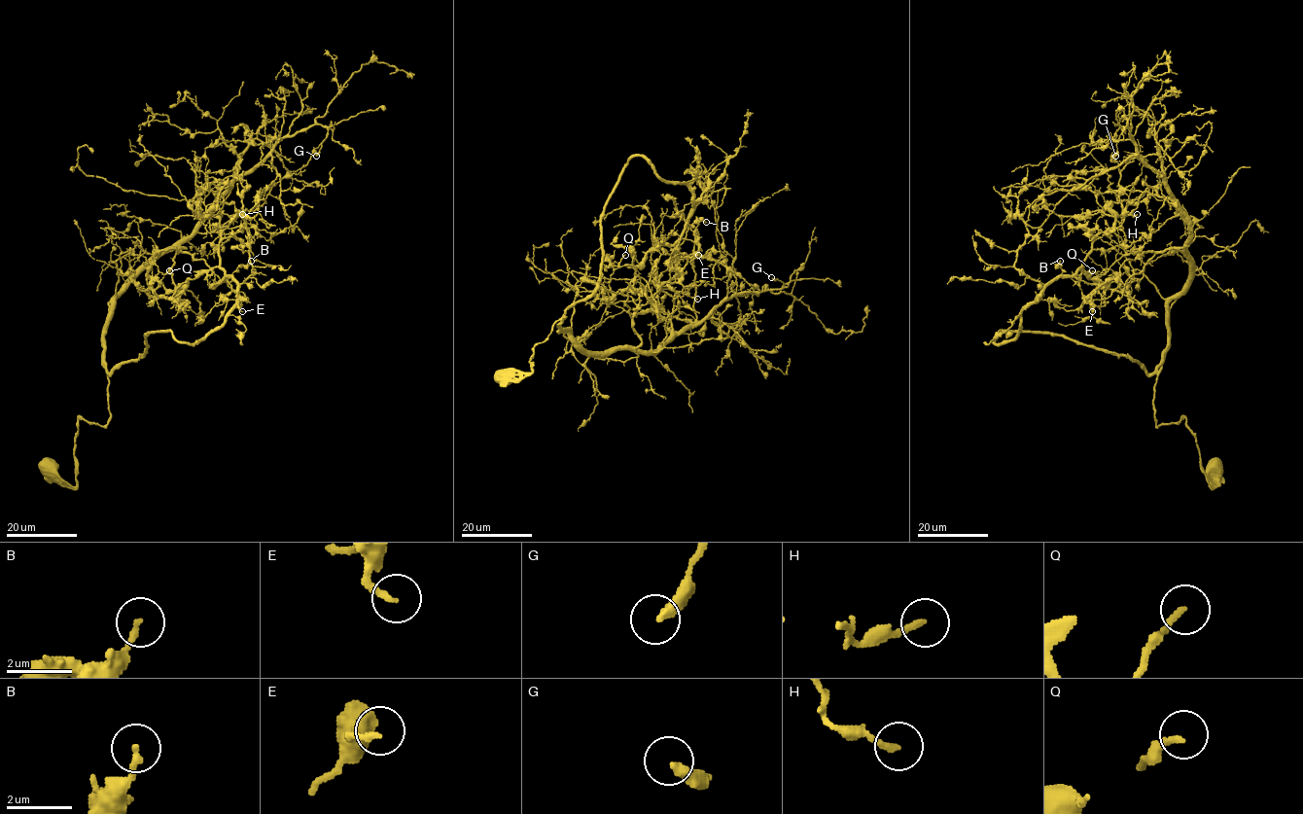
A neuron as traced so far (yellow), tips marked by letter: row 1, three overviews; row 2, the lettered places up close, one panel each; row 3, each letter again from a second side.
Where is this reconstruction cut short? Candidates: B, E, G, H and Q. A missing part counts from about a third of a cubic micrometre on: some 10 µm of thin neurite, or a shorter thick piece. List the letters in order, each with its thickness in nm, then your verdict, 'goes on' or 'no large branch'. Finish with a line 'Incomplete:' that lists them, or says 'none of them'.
B: calibre 170 nm; no large branch
E: calibre 200 nm; no large branch
G: calibre 340 nm; no large branch
H: calibre 200 nm; no large branch
Q: calibre 200 nm; no large branch
Incomplete: none of them

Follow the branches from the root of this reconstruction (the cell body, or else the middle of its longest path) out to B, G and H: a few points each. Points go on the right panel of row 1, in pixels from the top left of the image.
B: (1214, 469), (1210, 486), (1185, 418), (1156, 424), (1159, 292), (1060, 261)
G: (1214, 469), (1210, 486), (1186, 420), (1157, 426), (1153, 409), (1188, 218), (1127, 124), (1115, 156)
H: (1214, 469), (1210, 486), (1186, 420), (1157, 426), (1153, 409), (1188, 221), (1146, 192), (1124, 216), (1137, 214)

